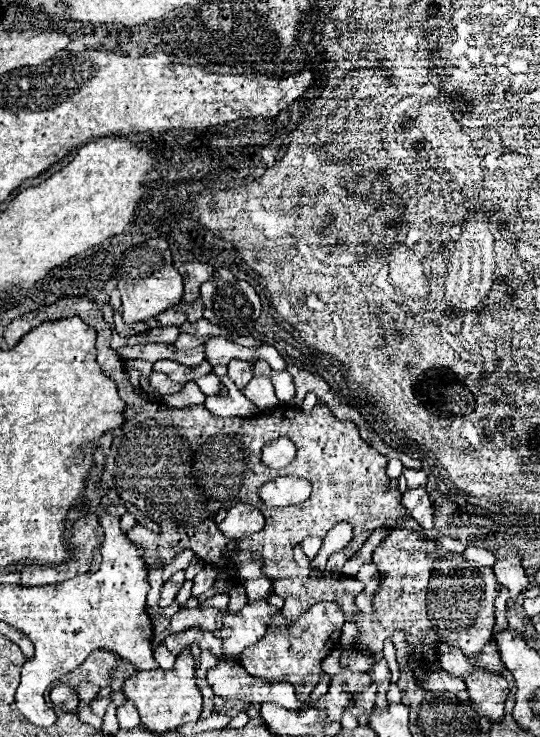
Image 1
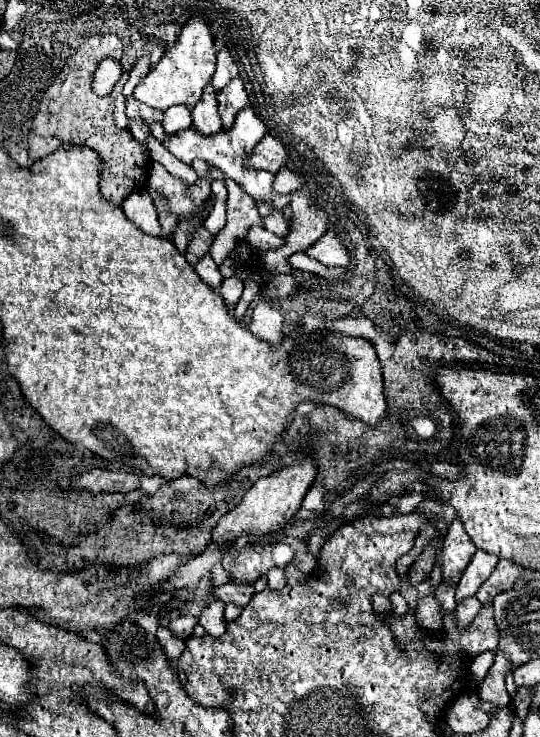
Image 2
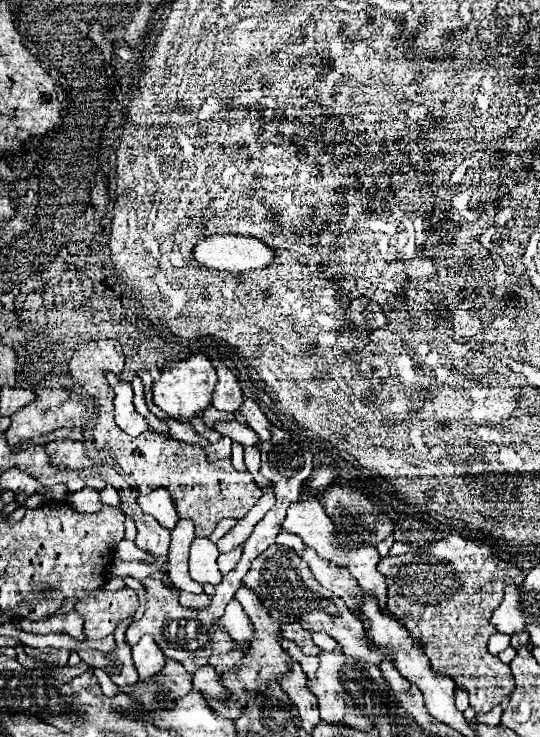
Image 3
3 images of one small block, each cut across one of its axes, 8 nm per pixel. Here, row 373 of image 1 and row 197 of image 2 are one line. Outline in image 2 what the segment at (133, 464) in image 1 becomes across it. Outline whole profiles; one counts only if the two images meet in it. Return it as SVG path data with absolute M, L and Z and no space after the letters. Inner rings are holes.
M86 32L86 36L78 36L78 46L74 46L74 52L70 52L70 60L66 60L66 68L62 68L62 72L58 72L58 80L54 80L54 84L50 84L50 88L46 88L46 96L42 96L42 100L38 100L38 116L34 116L34 126L30 128L30 136L26 136L26 148L28 148L28 154L32 160L44 158L46 154L54 152L56 146L62 146L62 144L92 148L98 154L98 158L102 160L102 168L100 168L102 196L112 204L122 204L122 200L134 188L140 188L146 184L146 174L149 173L151 160L149 160L146 150L134 140L128 129L118 129L114 126L112 117L114 101L112 98L97 96L90 86L92 74L104 58L114 58L116 62L122 64L122 40L118 44L116 38L118 36L110 36L110 32L106 32L106 36L98 36L98 32Z

